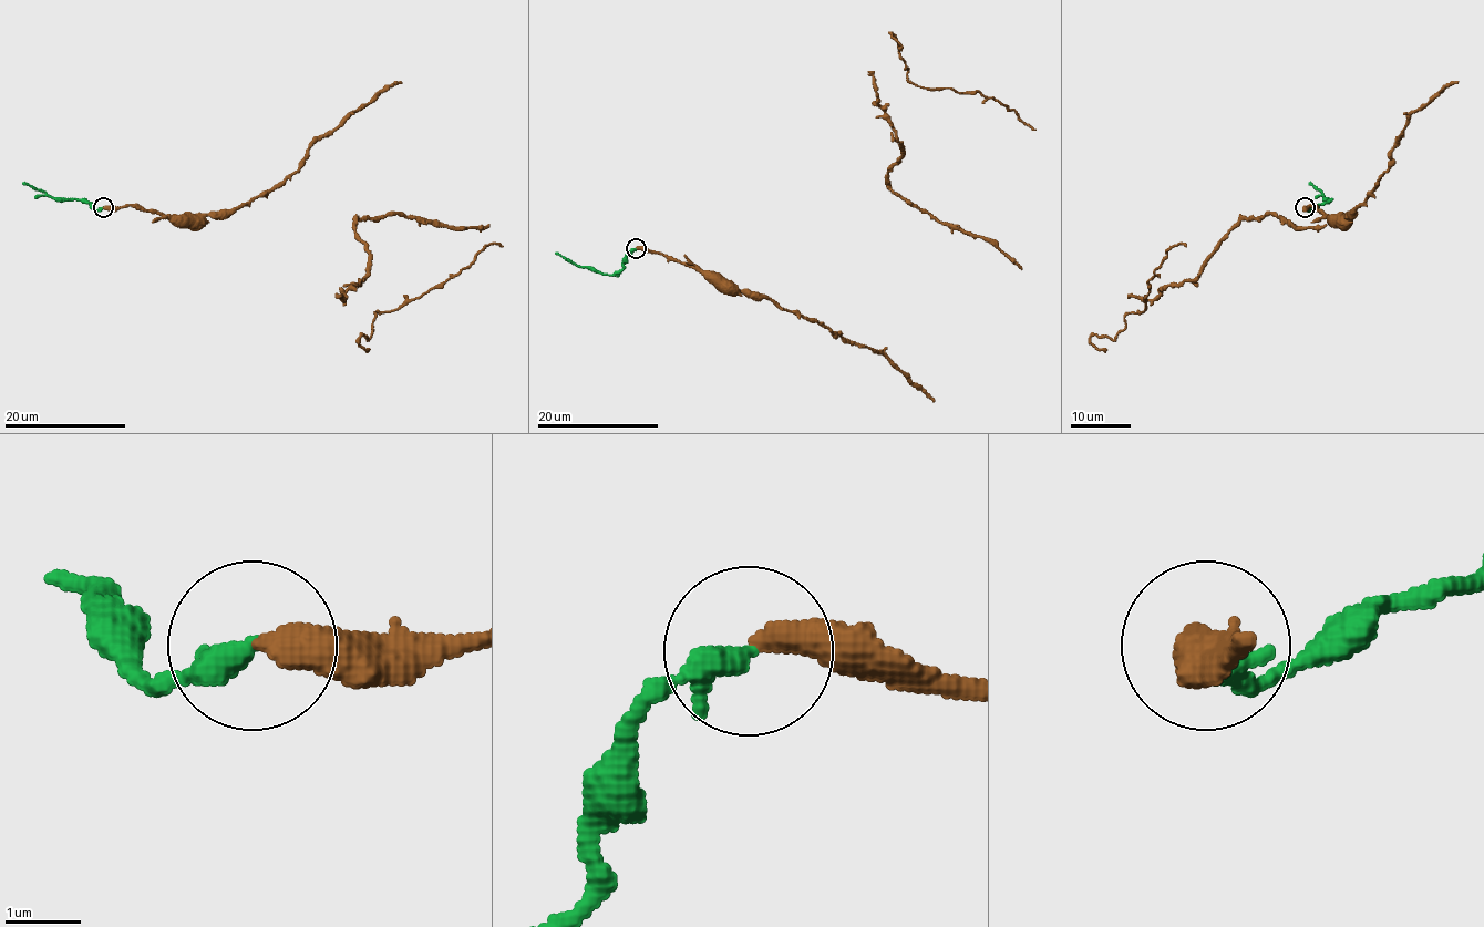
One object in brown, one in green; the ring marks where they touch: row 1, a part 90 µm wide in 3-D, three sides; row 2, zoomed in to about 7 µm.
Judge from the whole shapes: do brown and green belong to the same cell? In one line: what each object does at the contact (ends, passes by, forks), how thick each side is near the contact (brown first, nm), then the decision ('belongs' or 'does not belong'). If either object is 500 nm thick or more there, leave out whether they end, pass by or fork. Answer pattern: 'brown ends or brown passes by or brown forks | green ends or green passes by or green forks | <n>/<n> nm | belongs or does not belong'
brown ends | green ends | 400/360 nm | belongs

